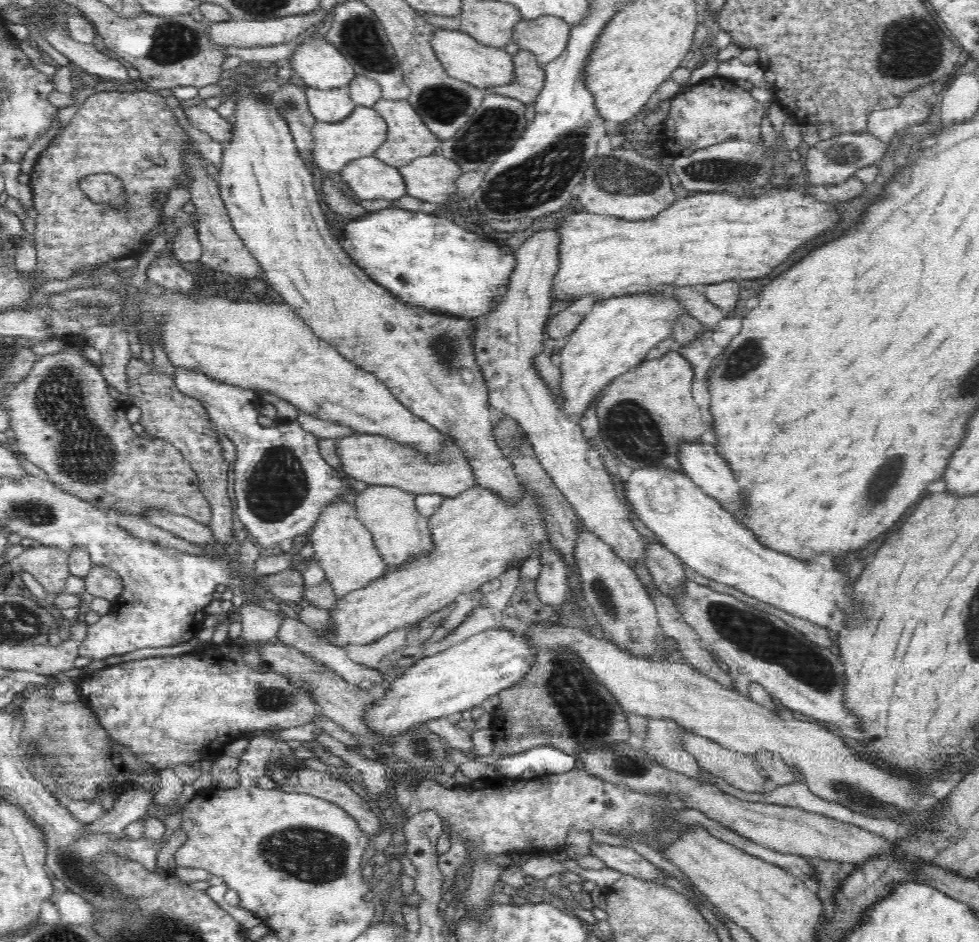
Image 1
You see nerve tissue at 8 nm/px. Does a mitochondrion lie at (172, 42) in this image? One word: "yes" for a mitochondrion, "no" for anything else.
yes

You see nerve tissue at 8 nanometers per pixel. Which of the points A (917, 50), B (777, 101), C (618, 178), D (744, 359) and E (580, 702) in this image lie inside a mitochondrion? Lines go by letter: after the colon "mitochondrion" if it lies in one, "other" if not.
A: mitochondrion
B: other
C: mitochondrion
D: mitochondrion
E: mitochondrion

